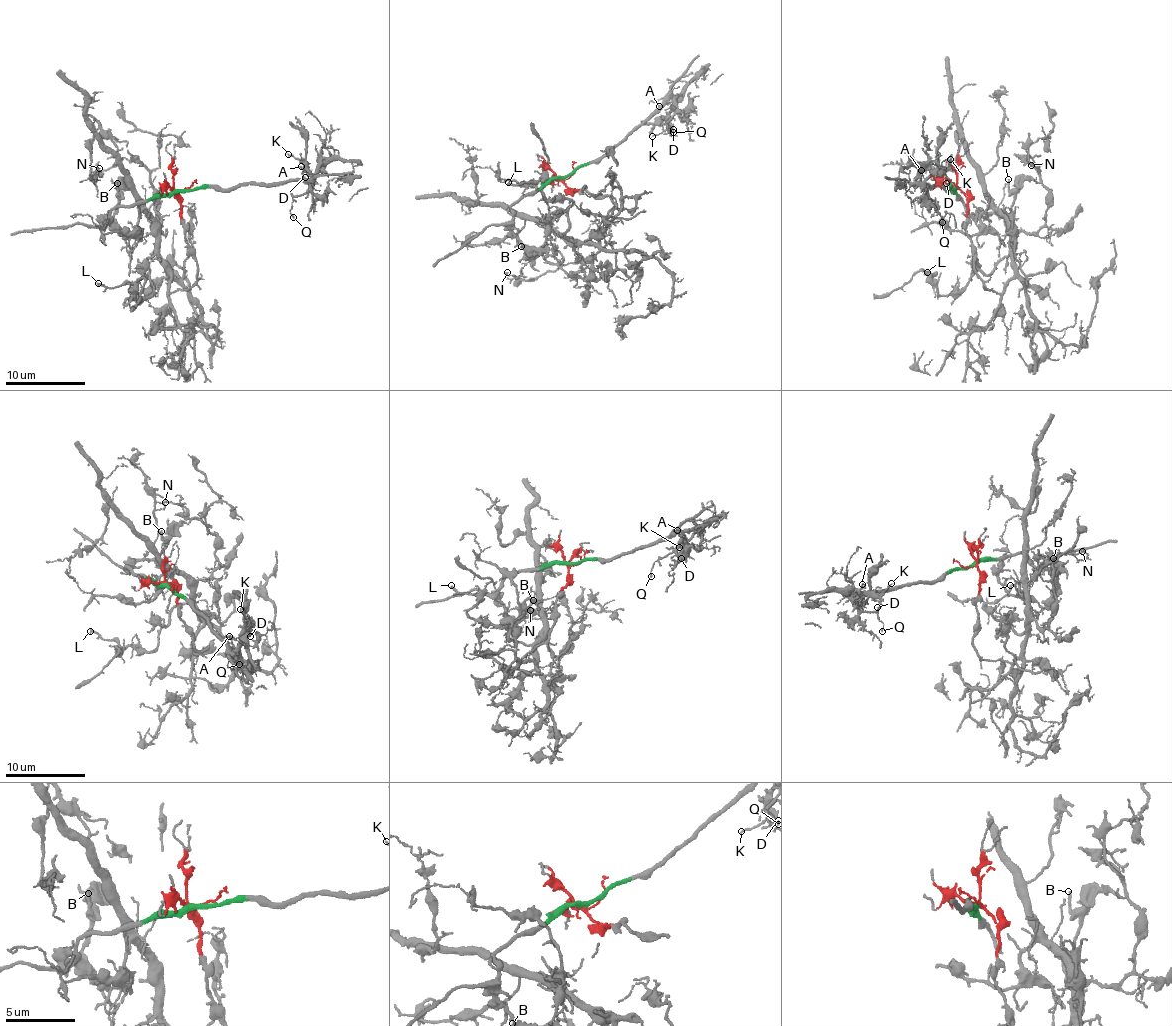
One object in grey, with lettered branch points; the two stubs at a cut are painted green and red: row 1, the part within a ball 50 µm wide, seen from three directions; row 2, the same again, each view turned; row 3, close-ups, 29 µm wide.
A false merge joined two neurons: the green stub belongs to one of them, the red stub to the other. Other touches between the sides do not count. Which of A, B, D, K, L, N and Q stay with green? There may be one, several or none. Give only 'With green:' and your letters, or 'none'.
With green: A, B, D, K, Q

